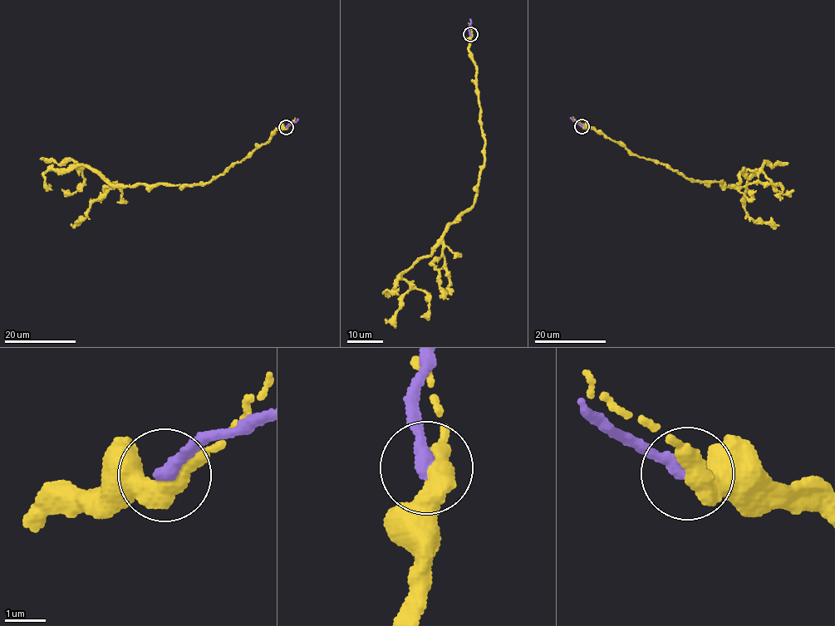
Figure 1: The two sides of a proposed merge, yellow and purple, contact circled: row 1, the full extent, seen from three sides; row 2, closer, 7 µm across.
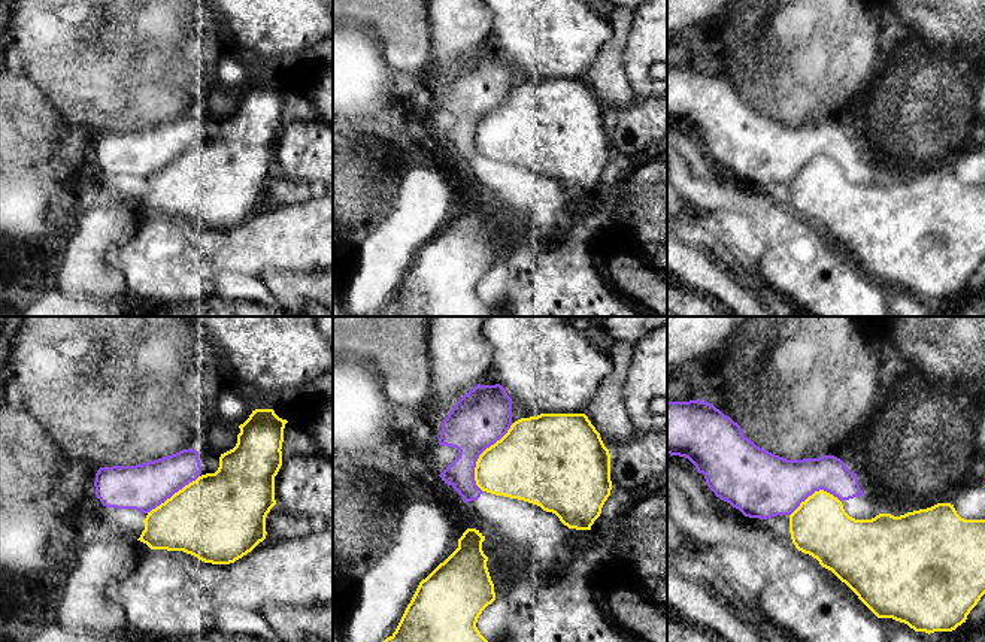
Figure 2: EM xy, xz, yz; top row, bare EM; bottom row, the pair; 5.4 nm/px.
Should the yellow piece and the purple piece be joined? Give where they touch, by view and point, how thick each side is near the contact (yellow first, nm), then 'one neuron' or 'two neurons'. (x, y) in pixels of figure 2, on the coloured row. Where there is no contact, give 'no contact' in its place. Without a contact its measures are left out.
meets yellow in xz at (479, 456); 380 nm thick on the yellow side, 300 nm on the other; two neurons

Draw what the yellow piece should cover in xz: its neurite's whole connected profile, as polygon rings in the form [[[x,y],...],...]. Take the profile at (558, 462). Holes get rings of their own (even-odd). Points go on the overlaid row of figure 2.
[[[540,414],[515,421],[500,440],[479,455],[475,481],[482,491],[524,500],[555,514],[569,529],[591,530],[610,496],[610,454],[585,414]]]

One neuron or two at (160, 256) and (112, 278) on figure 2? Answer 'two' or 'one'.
two

